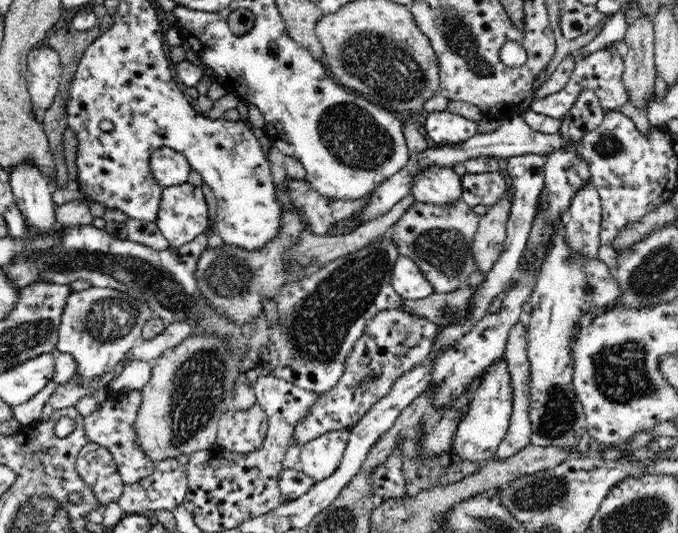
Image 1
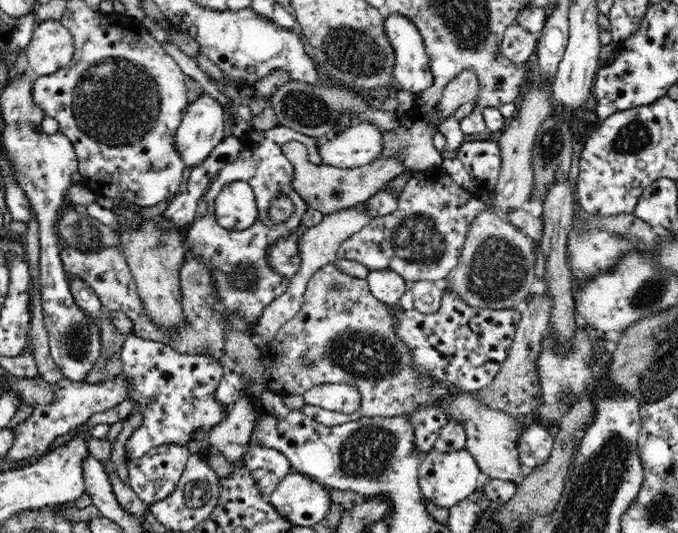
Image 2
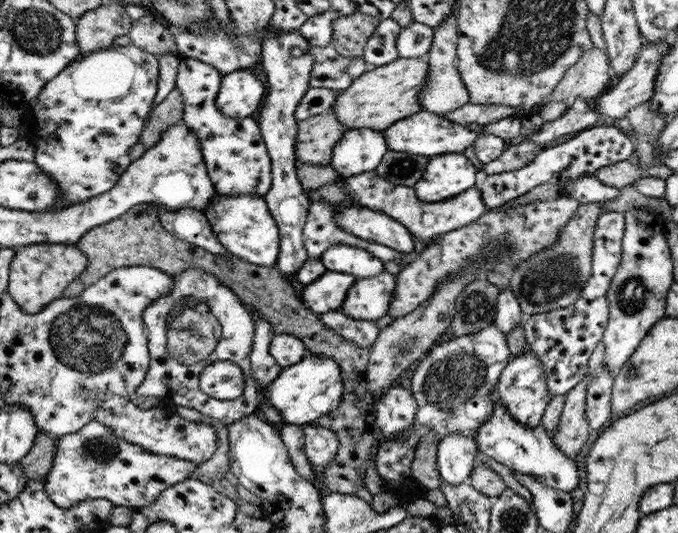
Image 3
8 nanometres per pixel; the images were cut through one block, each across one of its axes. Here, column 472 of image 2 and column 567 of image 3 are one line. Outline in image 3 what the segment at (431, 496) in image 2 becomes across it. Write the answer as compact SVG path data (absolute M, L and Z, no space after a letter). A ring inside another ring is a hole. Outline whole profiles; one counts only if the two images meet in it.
M496 389L491 392L491 396L494 397L494 412L476 431L474 439L477 448L496 462L505 464L514 471L530 475L542 484L550 485L556 492L572 494L578 486L578 466L574 457L570 458L560 452L552 442L549 432L546 432L541 424L530 428L519 423L509 413Z

